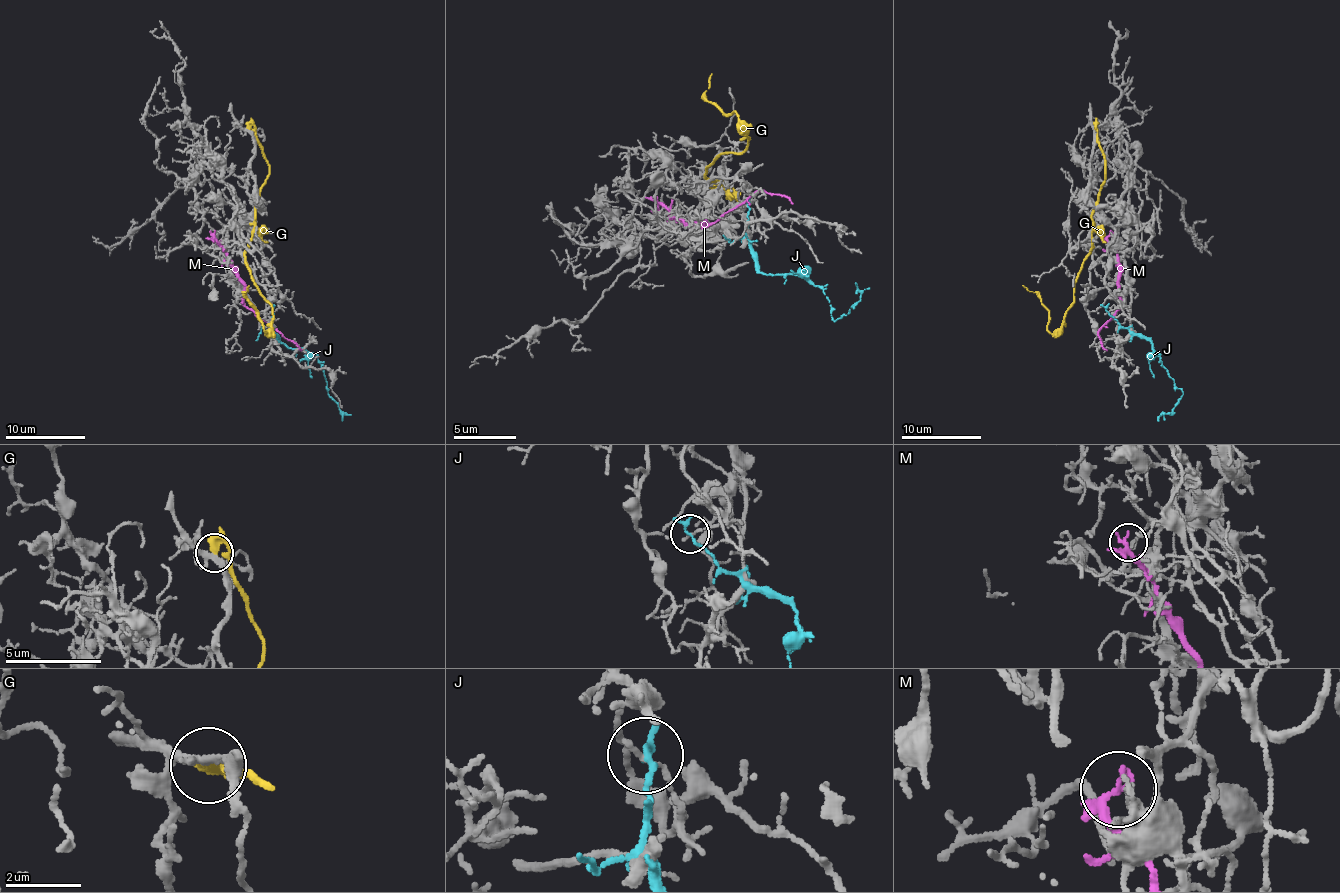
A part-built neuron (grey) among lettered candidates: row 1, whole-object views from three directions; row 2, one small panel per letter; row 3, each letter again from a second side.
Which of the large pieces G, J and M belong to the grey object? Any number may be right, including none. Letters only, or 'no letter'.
no letter

